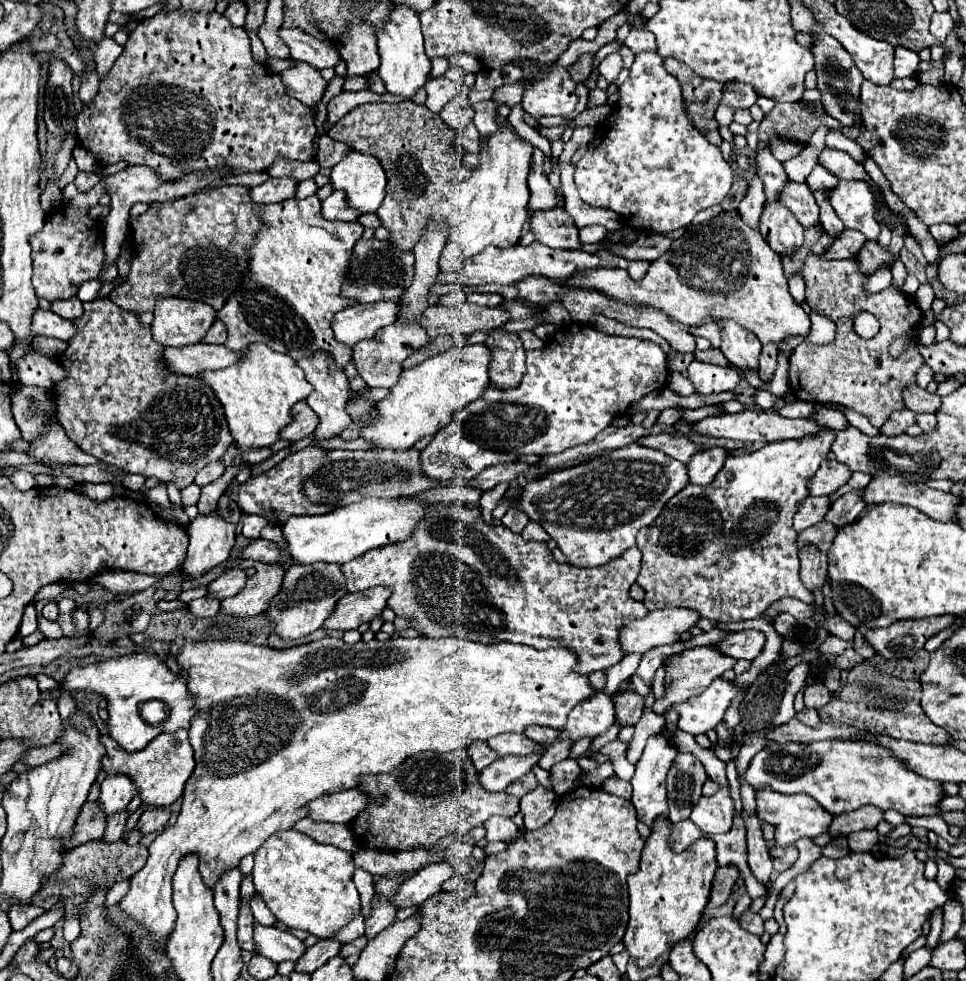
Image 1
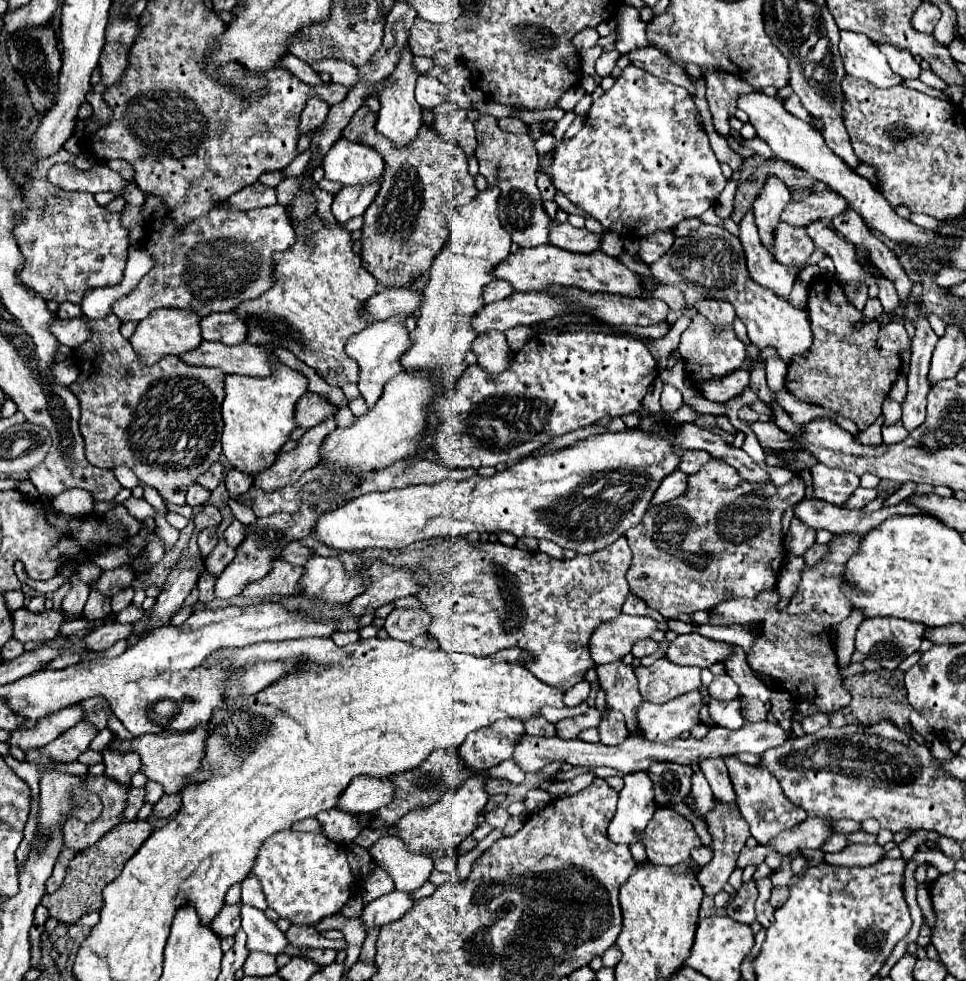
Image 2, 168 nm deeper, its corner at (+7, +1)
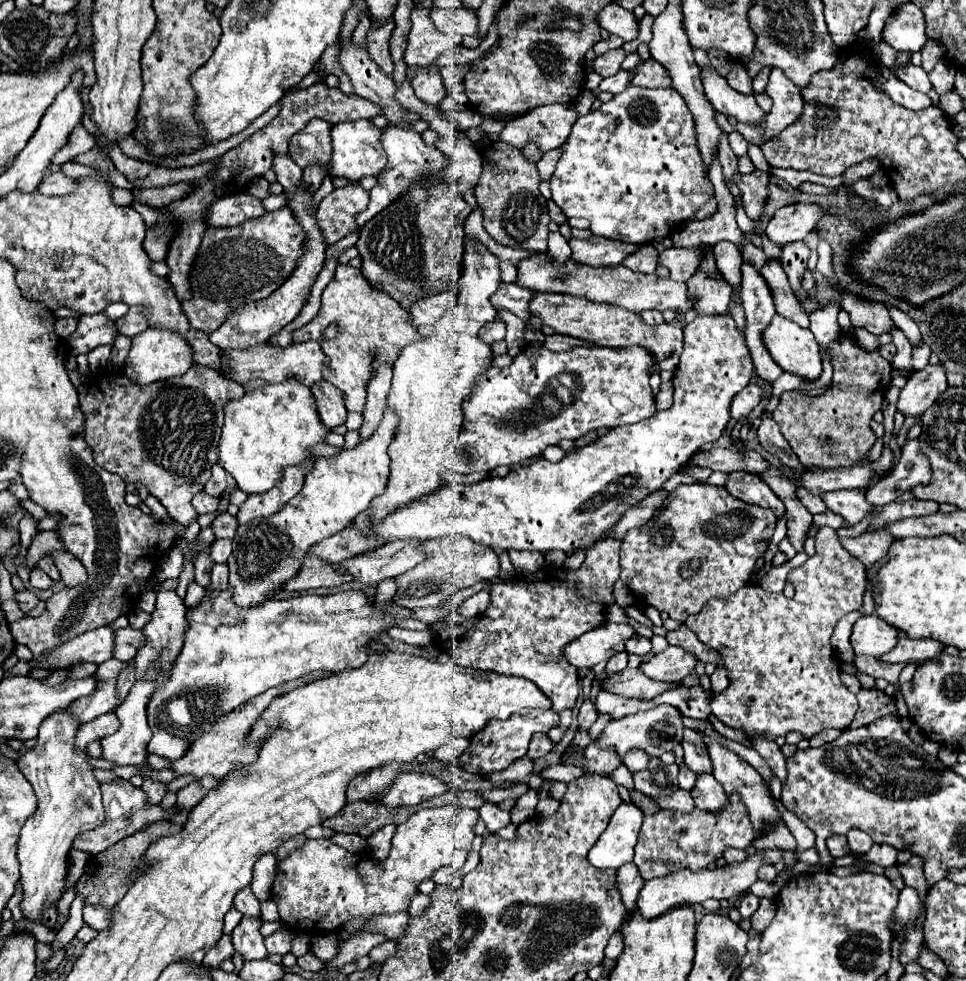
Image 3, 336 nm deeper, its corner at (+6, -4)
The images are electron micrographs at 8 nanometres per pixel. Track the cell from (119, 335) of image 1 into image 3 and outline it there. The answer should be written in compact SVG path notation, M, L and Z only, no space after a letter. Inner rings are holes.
M192 365L186 375L176 379L166 379L160 383L152 383L148 387L140 387L124 373L113 372L109 376L92 383L86 393L80 393L80 407L86 417L86 435L84 441L94 453L94 461L110 471L120 475L126 483L144 485L150 495L154 495L166 509L168 515L188 525L198 513L192 509L190 499L200 493L210 479L210 469L218 461L218 441L224 425L224 405L232 397L240 397L244 389L222 377L218 371L210 367Z

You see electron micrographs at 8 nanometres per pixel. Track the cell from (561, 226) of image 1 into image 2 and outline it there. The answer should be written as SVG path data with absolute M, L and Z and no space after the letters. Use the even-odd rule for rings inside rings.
M567 222L565 224L551 224L549 242L553 246L563 248L563 250L571 250L571 252L579 252L579 254L591 254L591 252L599 250L603 234L605 232L595 234L595 232L589 232L587 228L573 228Z

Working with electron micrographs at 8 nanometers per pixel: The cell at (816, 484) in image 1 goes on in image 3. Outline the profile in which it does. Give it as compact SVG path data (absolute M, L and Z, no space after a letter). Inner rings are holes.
M844 489L844 491L832 491L822 495L822 501L826 503L828 511L842 515L850 525L860 523L866 513L870 513L874 507L866 503L864 489Z

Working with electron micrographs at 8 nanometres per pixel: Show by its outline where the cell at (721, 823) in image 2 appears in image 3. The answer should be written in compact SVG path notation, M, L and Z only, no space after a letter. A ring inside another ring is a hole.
M708 773L698 775L698 783L692 789L692 797L696 801L696 809L700 809L700 811L720 813L728 805L728 795L720 787L720 783L716 783L716 779Z

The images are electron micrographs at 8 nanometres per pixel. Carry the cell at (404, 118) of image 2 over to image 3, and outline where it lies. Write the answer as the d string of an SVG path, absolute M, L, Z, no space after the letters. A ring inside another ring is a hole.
M388 123L384 129L382 129L382 147L388 155L388 165L384 167L384 171L376 177L378 183L370 189L370 203L364 211L360 211L360 215L356 215L356 223L358 227L362 227L366 221L370 221L376 213L380 213L382 209L386 209L396 197L400 197L402 193L408 191L410 183L414 179L422 179L426 175L430 177L438 177L442 175L446 169L448 169L448 159L444 157L442 151L438 151L436 147L432 145L426 145L422 135L414 129L408 129L408 127L402 127L402 125L394 125L394 123Z

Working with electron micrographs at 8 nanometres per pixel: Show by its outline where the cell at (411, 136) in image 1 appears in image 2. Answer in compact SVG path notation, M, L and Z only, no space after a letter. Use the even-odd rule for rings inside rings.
M361 106L353 114L351 122L347 124L347 130L343 130L343 136L353 142L369 144L385 158L383 186L381 186L375 202L363 214L363 220L365 220L363 228L361 228L361 232L363 232L363 236L361 236L363 268L367 272L371 272L379 280L379 284L385 288L407 288L415 278L429 272L437 252L447 242L451 210L471 202L477 194L475 180L467 172L467 156L453 142L439 140L439 136L435 134L435 130L431 126L423 126L423 130L419 130L419 138L415 142L411 142L411 146L407 146L407 150L395 150L395 146L391 146L391 142L387 142L387 138L381 138L381 134L377 134L375 114L367 106Z

